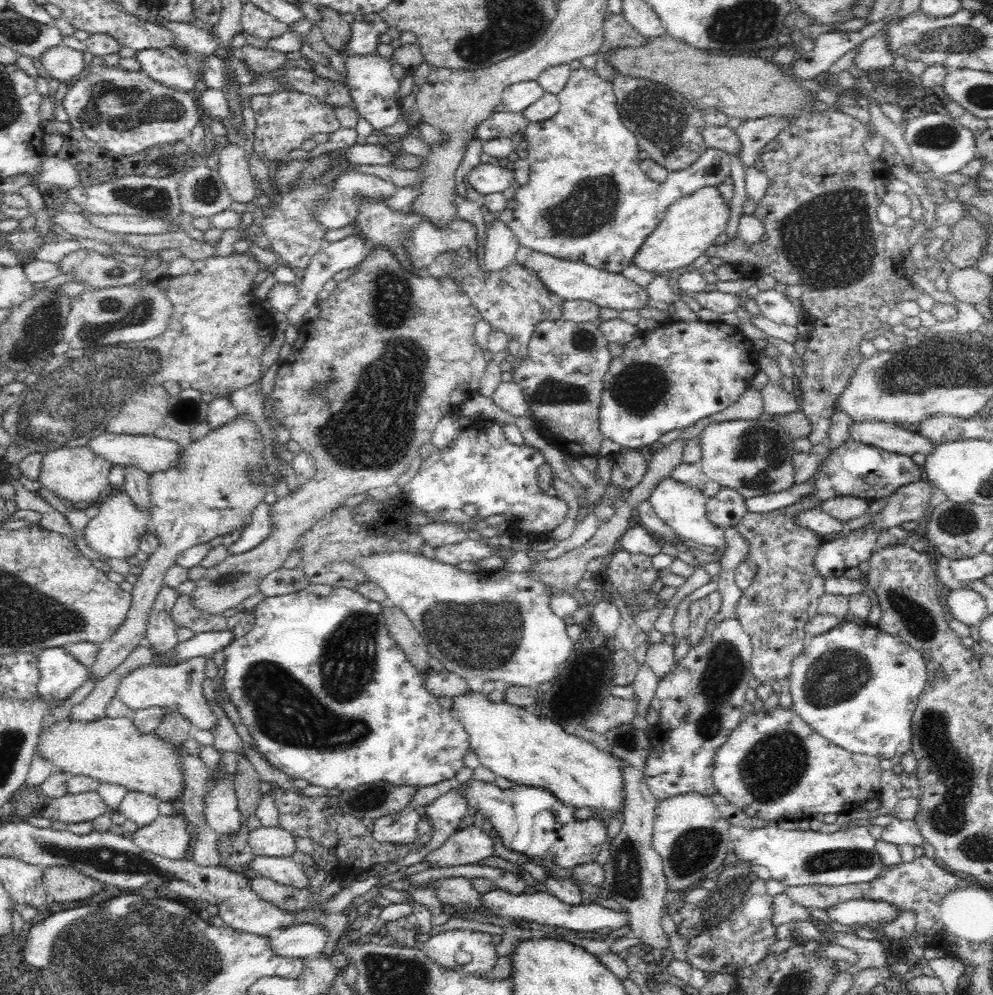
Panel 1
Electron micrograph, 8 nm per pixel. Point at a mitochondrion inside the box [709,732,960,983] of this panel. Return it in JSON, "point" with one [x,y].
{"point":[823,861]}

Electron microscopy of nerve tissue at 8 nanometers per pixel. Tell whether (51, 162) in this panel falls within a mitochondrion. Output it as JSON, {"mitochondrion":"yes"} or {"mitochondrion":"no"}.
{"mitochondrion":"no"}

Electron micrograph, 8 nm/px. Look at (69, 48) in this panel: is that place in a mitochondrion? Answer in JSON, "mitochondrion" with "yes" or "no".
{"mitochondrion":"no"}

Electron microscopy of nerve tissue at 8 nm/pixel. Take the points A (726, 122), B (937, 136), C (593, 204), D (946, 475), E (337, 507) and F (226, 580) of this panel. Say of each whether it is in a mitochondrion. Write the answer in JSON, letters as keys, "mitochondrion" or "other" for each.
{"A":"other","B":"mitochondrion","C":"mitochondrion","D":"other","E":"other","F":"mitochondrion"}

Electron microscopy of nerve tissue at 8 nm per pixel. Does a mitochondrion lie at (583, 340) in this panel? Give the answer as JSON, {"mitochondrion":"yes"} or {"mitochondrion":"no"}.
{"mitochondrion":"yes"}

